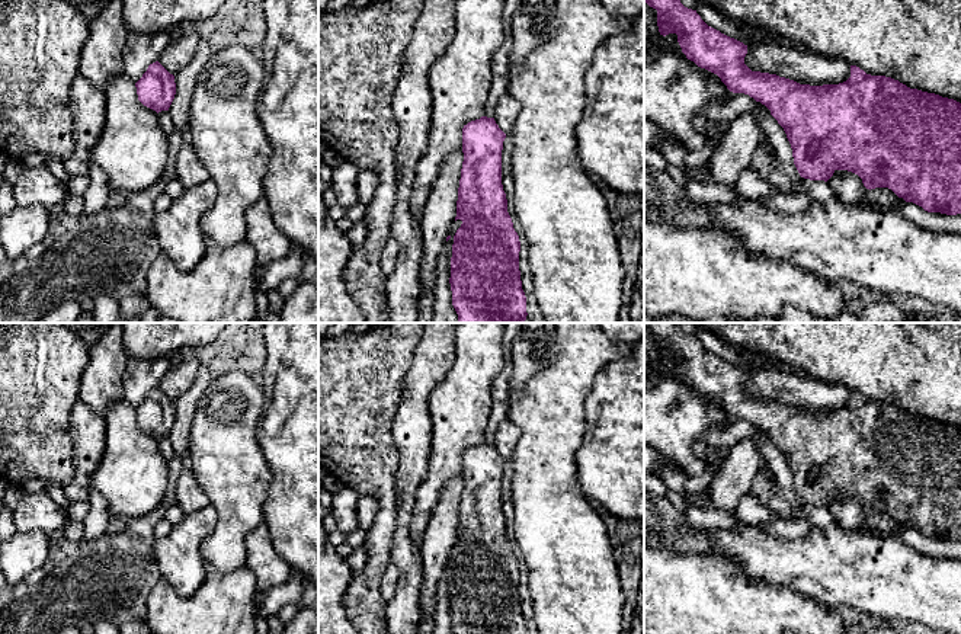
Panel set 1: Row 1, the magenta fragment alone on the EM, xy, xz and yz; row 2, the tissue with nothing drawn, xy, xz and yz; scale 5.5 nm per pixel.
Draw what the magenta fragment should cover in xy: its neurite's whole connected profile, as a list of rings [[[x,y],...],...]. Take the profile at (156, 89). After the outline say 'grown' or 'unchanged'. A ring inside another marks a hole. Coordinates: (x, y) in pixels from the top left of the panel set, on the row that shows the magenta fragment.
[[[158,61],[148,65],[142,77],[135,83],[138,100],[156,111],[169,111],[174,95],[174,76],[170,74]]]; unchanged

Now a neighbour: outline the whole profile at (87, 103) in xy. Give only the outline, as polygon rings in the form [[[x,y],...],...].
[[[79,74],[70,87],[70,109],[74,150],[64,160],[64,167],[70,176],[83,176],[89,174],[92,148],[103,131],[106,119],[105,92]]]

